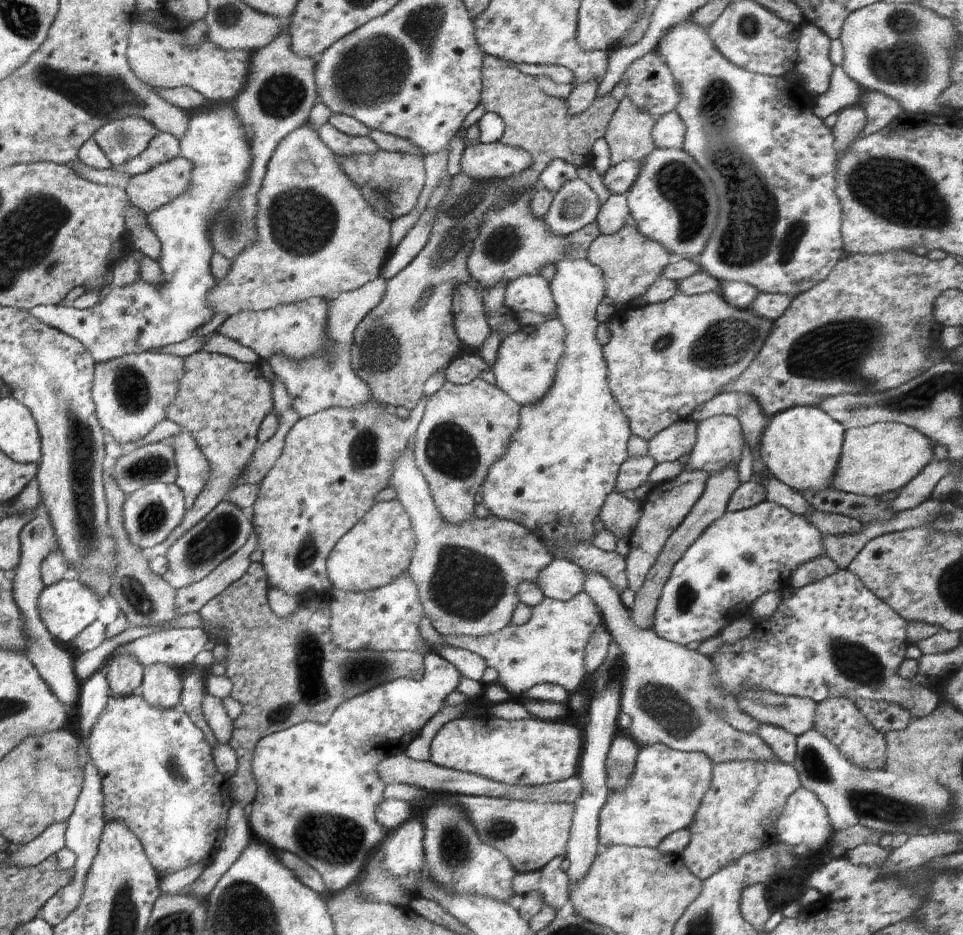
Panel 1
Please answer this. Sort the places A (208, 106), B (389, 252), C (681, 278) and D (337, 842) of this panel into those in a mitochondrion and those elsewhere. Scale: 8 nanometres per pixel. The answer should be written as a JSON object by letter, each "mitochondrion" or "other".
{"A":"other","B":"other","C":"other","D":"mitochondrion"}

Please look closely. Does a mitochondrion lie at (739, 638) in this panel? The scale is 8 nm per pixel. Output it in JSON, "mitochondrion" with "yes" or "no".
{"mitochondrion":"no"}

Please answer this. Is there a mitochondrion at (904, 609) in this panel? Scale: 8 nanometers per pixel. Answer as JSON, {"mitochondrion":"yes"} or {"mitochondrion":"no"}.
{"mitochondrion":"no"}

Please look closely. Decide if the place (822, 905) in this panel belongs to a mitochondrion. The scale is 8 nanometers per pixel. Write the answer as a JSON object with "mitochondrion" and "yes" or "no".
{"mitochondrion":"no"}

